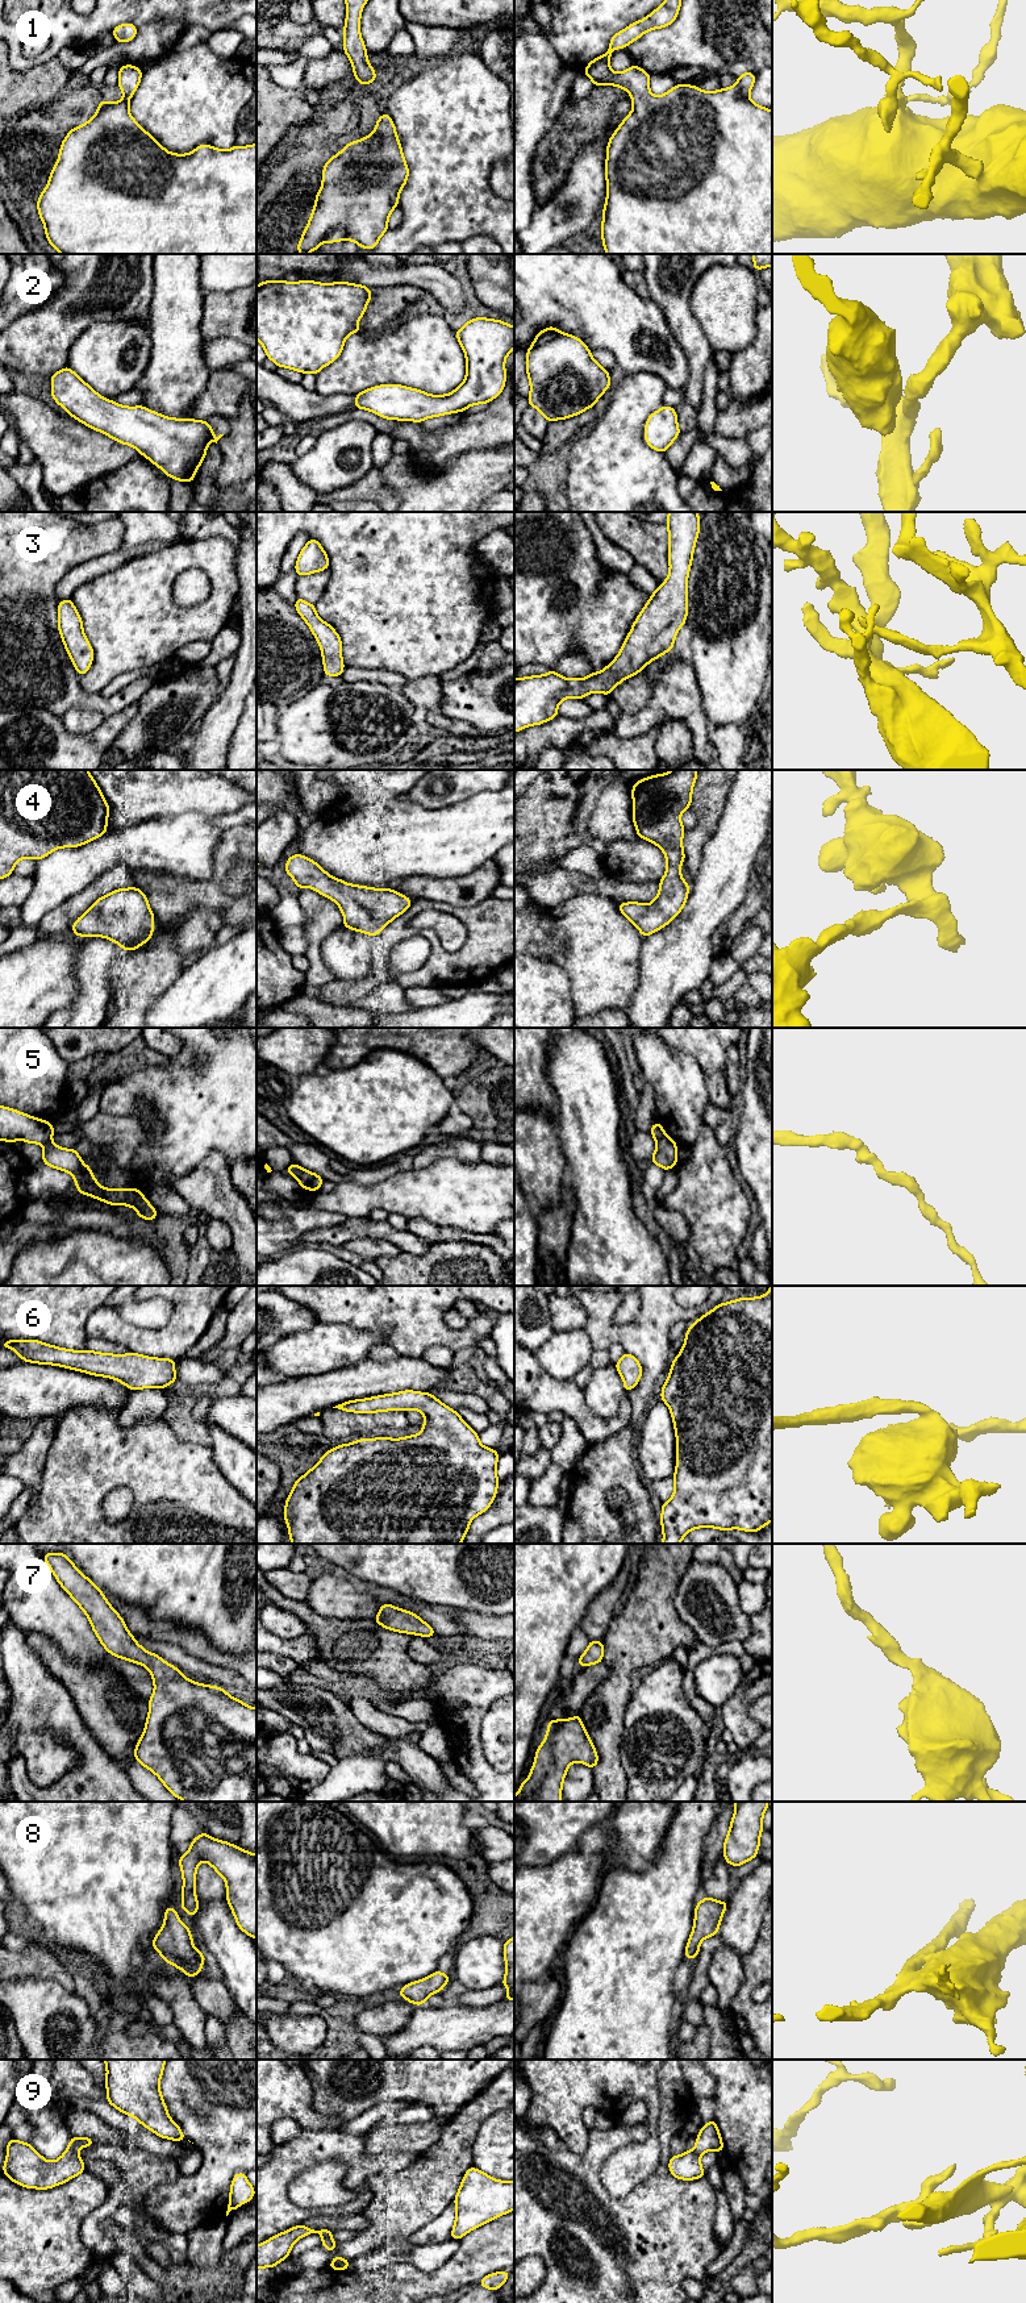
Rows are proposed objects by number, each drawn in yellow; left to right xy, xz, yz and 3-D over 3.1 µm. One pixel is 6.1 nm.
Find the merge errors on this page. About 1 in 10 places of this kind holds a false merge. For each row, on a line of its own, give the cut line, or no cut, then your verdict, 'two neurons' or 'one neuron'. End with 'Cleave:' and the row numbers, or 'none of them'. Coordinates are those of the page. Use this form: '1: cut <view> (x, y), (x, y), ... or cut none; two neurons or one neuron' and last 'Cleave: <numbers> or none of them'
1: cut none; one neuron
2: cut none; one neuron
3: cut none; one neuron
4: cut none; one neuron
5: cut xy (50, 1137), (42, 1145); two neurons
6: cut none; one neuron
7: cut none; one neuron
8: cut none; one neuron
9: cut none; one neuron
Cleave: 5

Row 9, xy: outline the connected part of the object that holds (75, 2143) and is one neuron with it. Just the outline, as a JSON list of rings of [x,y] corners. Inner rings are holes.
[[[72,2136],[67,2150],[57,2161],[46,2161],[30,2144],[16,2140],[7,2145],[4,2174],[26,2189],[47,2190],[59,2186],[86,2170],[79,2148],[93,2145],[91,2137]]]

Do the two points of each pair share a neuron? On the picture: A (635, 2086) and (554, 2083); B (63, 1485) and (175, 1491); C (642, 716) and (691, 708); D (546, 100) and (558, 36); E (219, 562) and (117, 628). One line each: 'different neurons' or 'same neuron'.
A: same neuron
B: same neuron
C: same neuron
D: different neurons
E: same neuron

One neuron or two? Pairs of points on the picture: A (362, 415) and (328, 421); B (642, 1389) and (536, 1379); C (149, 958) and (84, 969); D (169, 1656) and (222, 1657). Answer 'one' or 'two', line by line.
A: one
B: two
C: two
D: two

